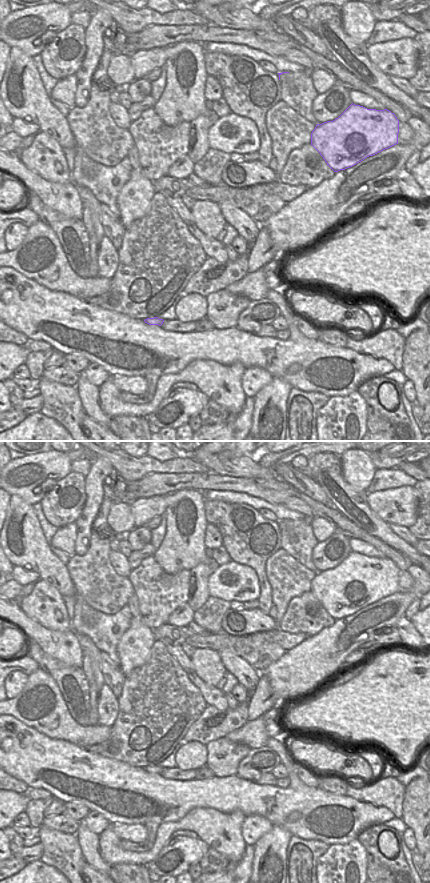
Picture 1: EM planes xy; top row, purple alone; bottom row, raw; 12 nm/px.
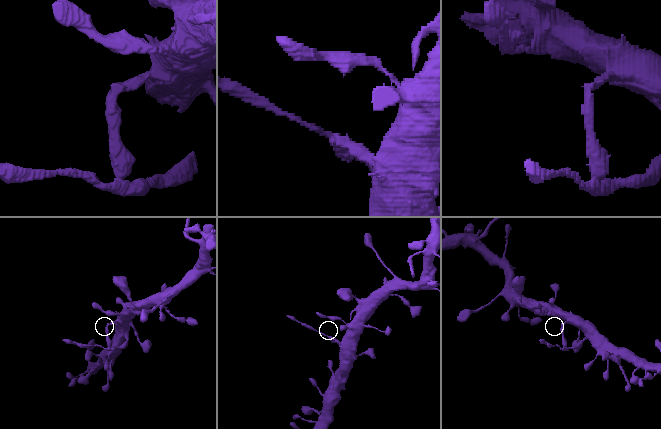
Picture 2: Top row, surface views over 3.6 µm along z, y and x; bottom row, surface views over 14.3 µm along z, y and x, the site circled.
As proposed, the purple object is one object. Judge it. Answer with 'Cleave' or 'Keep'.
Cleave

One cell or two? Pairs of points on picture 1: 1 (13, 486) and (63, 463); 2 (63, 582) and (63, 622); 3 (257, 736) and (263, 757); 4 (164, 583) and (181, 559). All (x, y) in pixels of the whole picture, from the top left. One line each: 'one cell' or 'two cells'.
1: one cell
2: two cells
3: two cells
4: two cells

